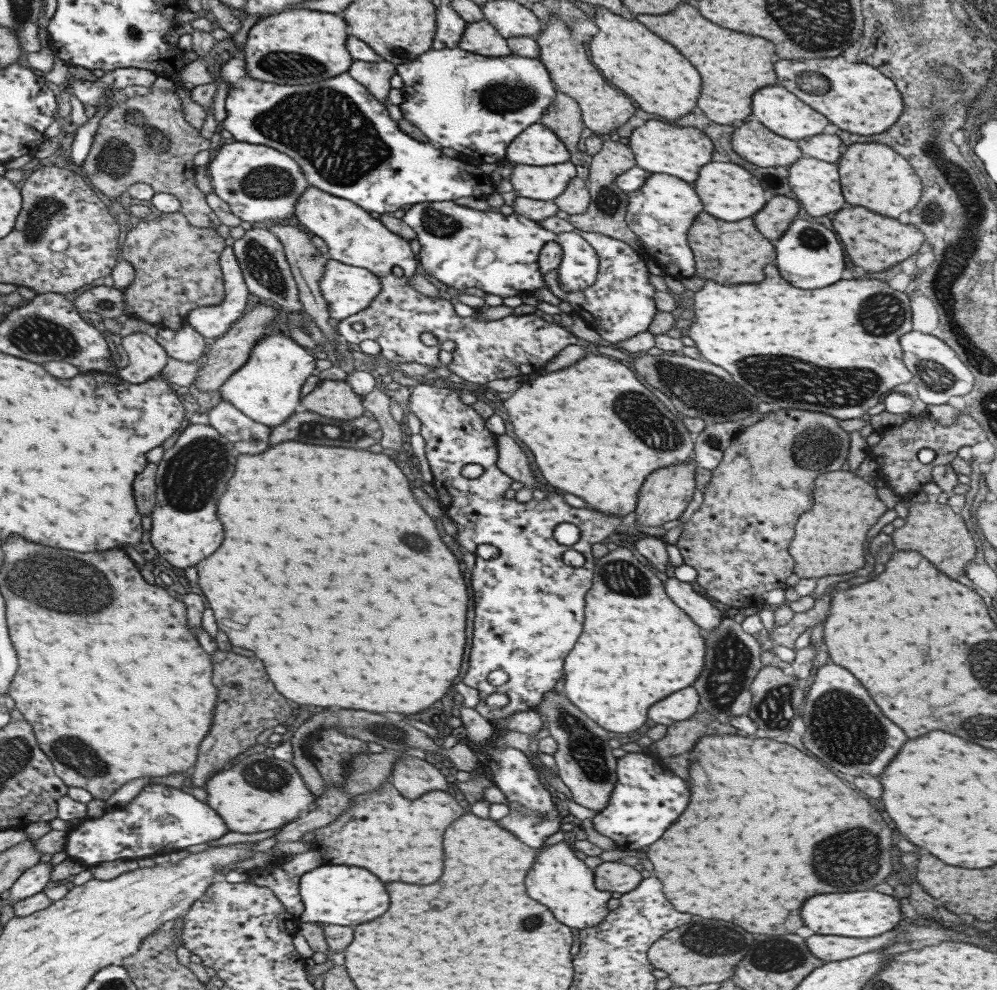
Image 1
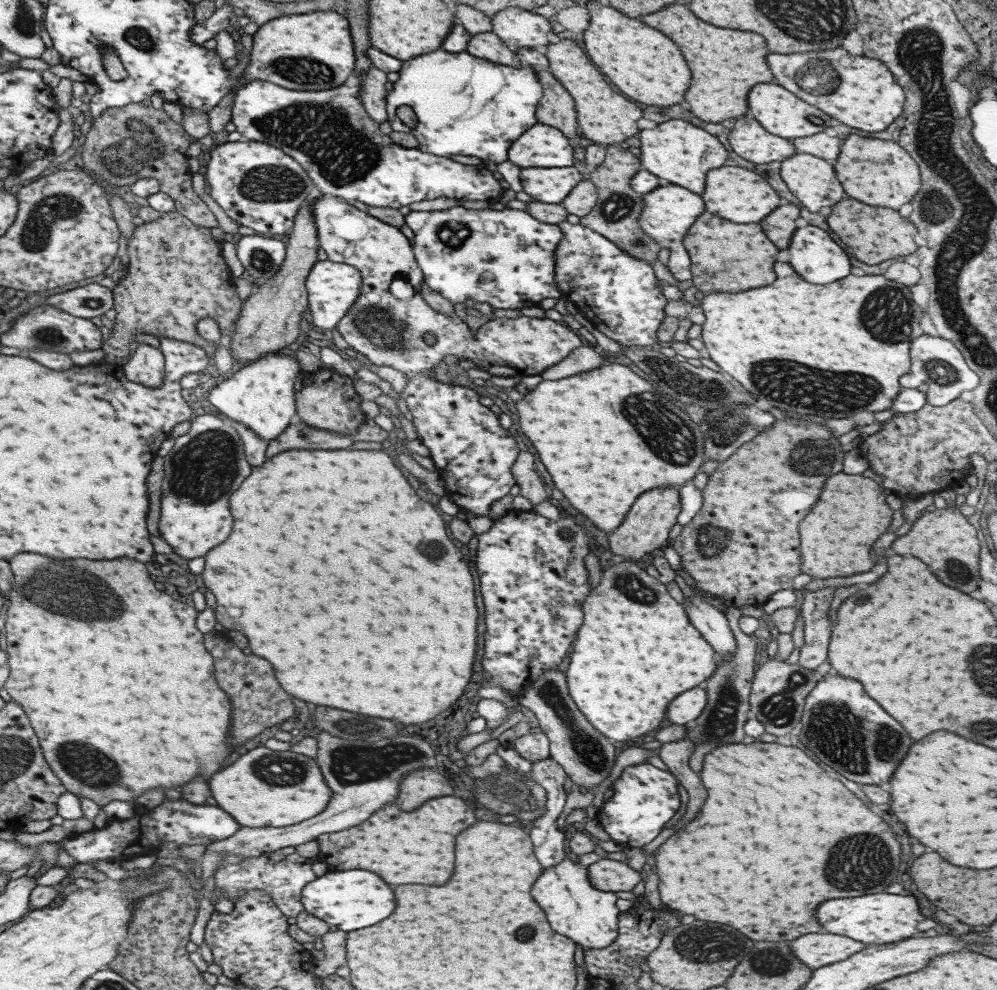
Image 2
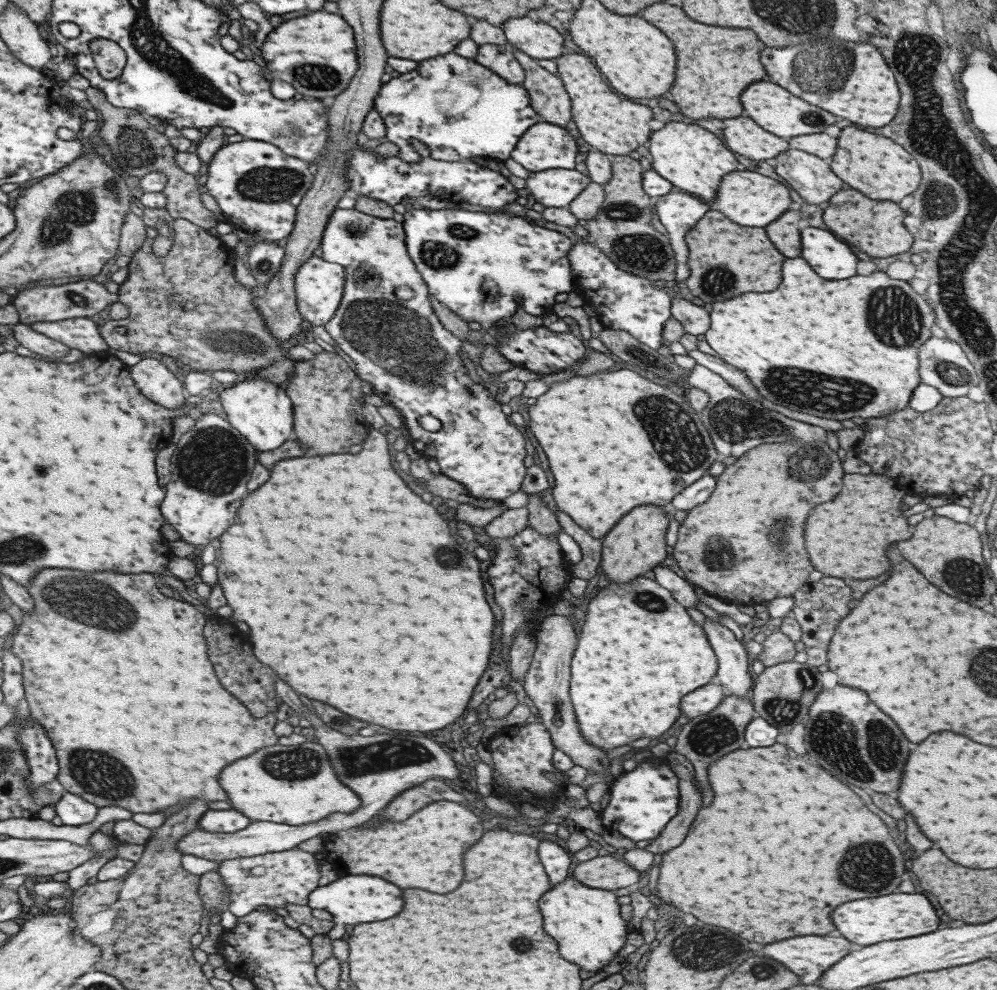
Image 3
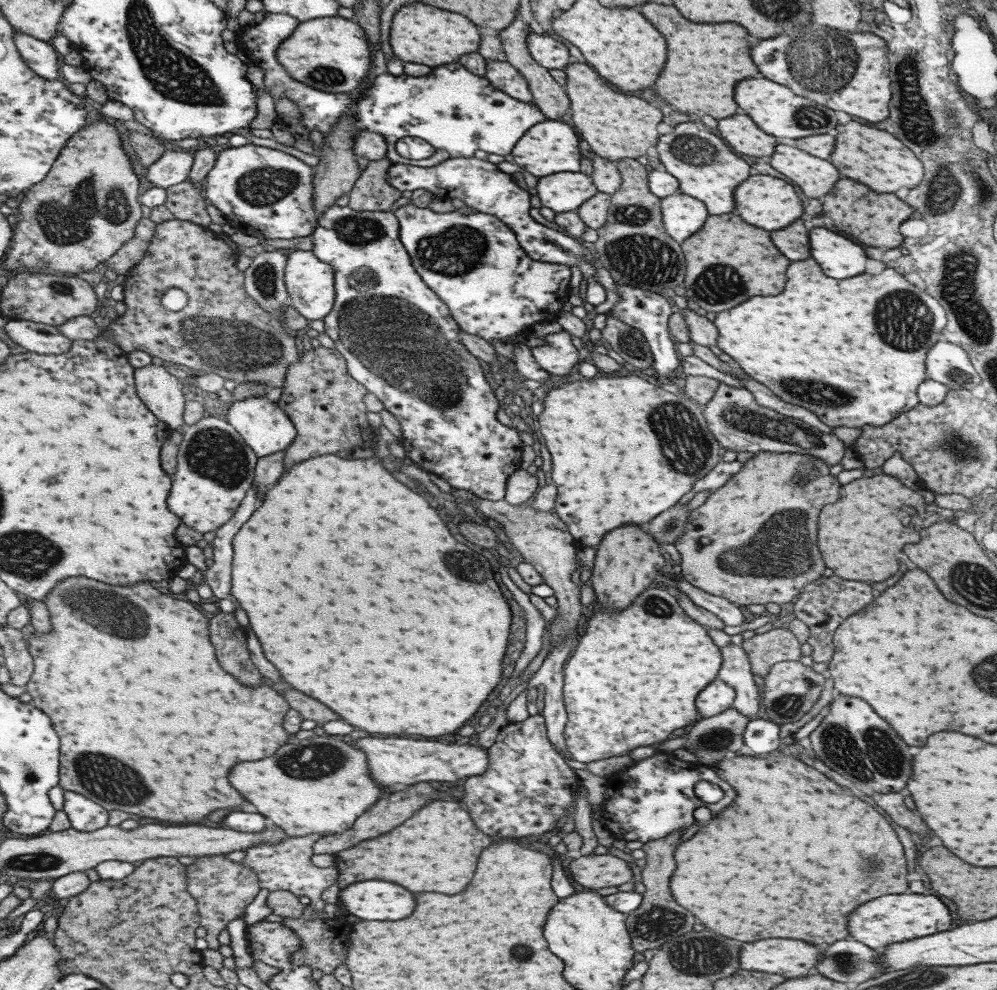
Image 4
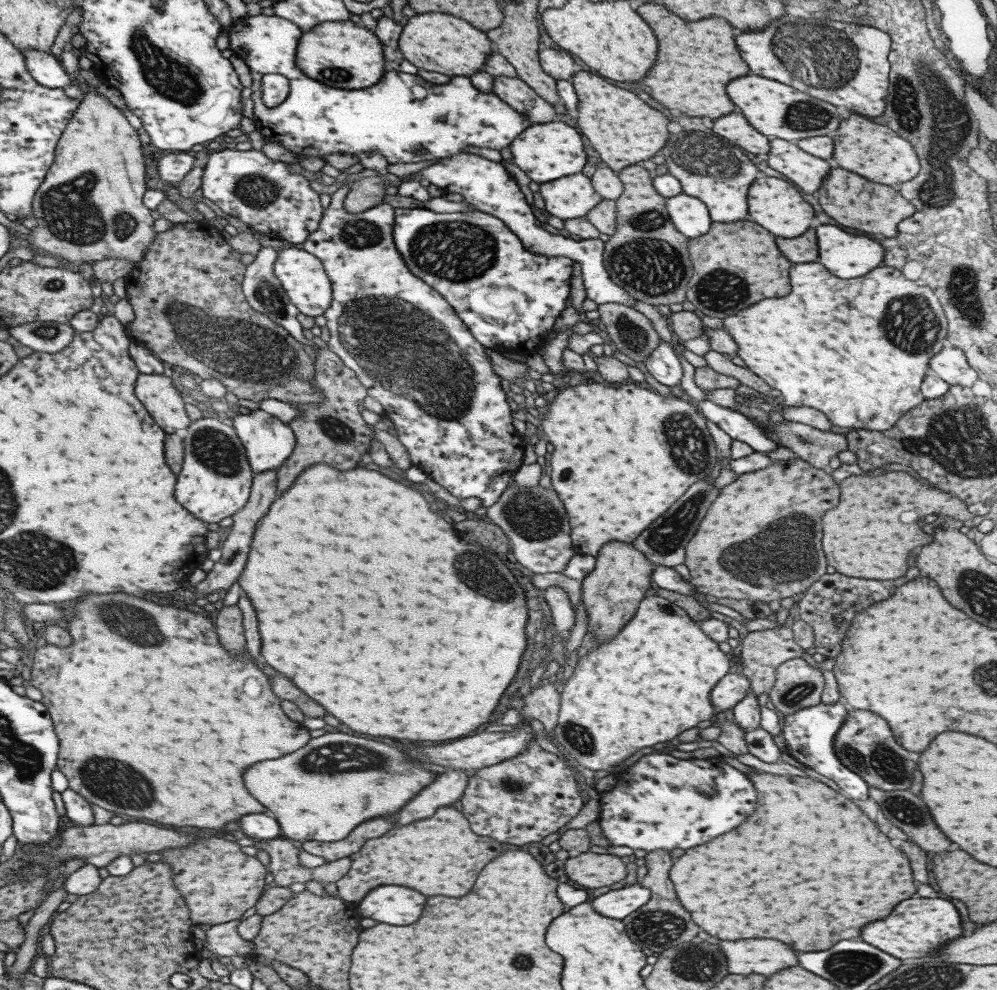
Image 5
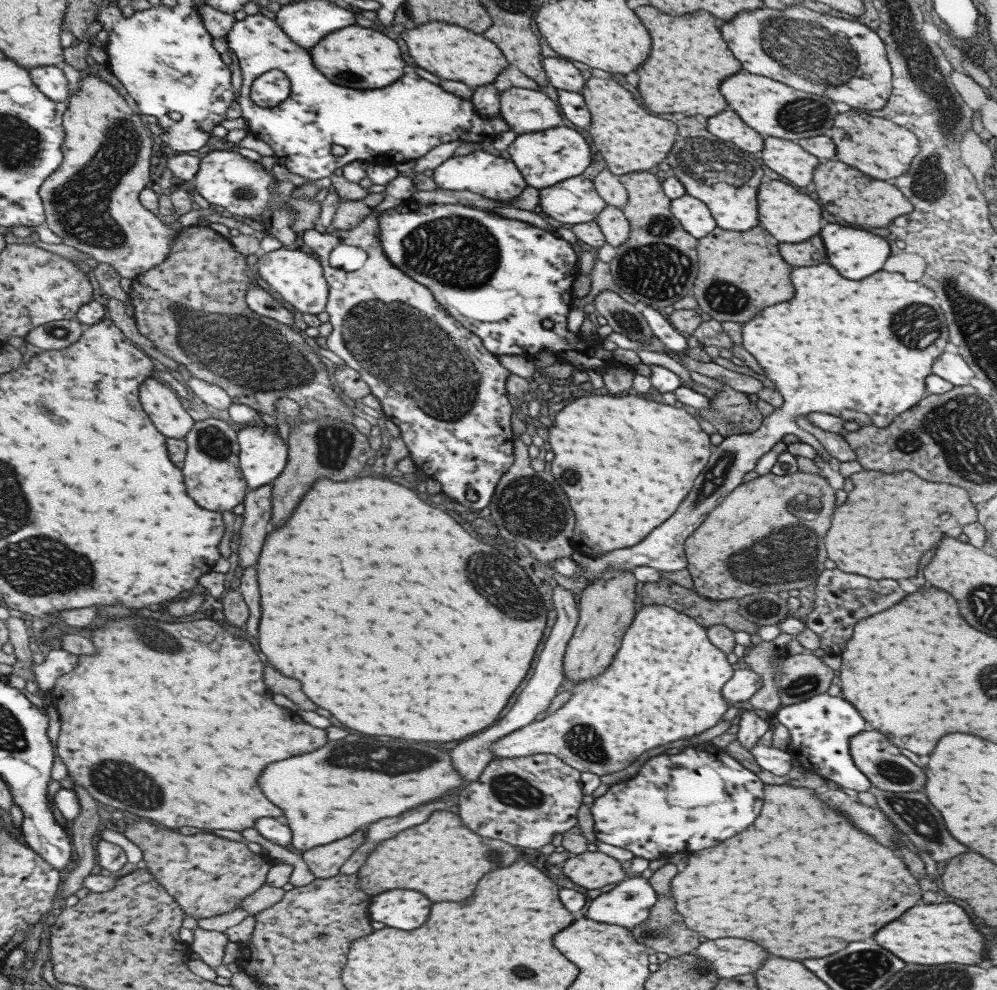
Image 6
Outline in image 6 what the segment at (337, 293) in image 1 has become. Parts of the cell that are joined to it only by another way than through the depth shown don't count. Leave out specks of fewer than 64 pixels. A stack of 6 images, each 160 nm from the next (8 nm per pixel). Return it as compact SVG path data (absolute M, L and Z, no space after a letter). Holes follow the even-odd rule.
M281 246L271 252L260 252L256 260L258 274L287 304L293 306L297 314L317 315L323 312L328 295L328 286L322 275L320 261L311 257L310 252Z

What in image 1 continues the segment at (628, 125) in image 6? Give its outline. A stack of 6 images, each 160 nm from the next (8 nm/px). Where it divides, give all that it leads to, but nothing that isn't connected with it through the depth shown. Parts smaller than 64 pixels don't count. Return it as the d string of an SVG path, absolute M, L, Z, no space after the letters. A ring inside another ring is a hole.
M552 14L545 23L545 28L533 37L538 44L538 59L548 72L550 81L557 91L578 104L582 124L593 134L598 136L614 132L633 116L635 109L631 106L631 100L605 82L604 76L587 60L583 43L572 38L567 22Z

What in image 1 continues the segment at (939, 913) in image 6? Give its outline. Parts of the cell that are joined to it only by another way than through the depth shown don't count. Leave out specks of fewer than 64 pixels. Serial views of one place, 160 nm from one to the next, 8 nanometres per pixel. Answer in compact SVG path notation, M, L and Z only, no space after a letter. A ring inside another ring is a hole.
M871 890L861 892L839 892L839 894L821 894L811 896L801 906L801 920L803 924L815 934L833 934L850 938L873 938L893 930L899 922L898 900L893 896L885 896Z

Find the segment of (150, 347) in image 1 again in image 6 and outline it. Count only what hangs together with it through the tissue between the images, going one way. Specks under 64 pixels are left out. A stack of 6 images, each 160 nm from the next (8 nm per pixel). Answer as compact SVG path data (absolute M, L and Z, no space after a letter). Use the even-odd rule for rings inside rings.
M151 376L138 390L141 408L151 418L153 426L167 438L182 439L194 420L185 412L174 391Z

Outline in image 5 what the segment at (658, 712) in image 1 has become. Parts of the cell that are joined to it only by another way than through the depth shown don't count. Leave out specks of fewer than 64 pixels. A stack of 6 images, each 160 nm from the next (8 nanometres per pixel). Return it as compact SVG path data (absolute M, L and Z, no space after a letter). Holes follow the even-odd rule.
M727 673L709 692L709 700L717 713L737 704L750 689L749 681L740 673Z

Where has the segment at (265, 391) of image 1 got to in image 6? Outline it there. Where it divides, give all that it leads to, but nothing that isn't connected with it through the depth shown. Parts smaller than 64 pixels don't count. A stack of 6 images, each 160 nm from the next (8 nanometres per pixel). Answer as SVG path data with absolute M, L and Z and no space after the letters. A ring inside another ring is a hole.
M249 425L237 429L238 463L249 490L269 484L287 460L285 442L272 425Z

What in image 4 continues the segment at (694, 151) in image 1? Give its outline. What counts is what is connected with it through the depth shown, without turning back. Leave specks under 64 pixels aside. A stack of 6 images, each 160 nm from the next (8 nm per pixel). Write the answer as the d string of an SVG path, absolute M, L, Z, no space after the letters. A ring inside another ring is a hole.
M683 122L683 124L677 124L673 127L673 131L668 134L659 135L655 146L657 154L659 155L659 162L664 166L664 171L667 174L677 179L679 192L692 196L694 199L700 200L707 210L707 214L725 214L725 212L731 212L733 210L733 188L745 180L749 176L749 166L745 164L739 154L733 153L729 145L719 137L716 133L706 129L701 124L693 124L693 122ZM689 154L711 154L709 160L701 162L701 164L691 164L689 162Z

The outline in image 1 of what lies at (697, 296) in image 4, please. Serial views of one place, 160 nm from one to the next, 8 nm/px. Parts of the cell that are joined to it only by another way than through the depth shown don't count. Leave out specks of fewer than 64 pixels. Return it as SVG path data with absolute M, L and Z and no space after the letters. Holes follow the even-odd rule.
M699 212L691 223L686 236L689 248L693 250L695 272L694 276L709 278L719 284L751 284L761 282L763 272L761 268L775 258L773 246L765 240L753 226L751 218L737 220L737 224L727 224L717 220L705 212Z

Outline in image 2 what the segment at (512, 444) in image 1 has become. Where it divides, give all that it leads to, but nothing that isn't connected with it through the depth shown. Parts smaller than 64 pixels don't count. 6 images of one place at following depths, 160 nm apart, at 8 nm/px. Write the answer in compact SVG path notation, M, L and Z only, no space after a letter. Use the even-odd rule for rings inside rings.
M519 452L512 462L509 471L515 484L519 487L519 494L527 498L532 505L530 513L537 514L533 507L543 500L551 500L547 488L543 482L539 482L539 476L533 470L533 456L529 452Z

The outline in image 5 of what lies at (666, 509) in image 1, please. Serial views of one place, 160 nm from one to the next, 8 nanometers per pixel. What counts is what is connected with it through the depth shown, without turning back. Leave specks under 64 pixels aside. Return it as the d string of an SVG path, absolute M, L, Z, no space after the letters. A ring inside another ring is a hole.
M617 541L605 543L594 555L594 567L580 581L580 598L589 618L586 632L595 634L595 642L613 638L621 630L621 626L633 616L638 602L649 588L650 574L654 567L631 544Z

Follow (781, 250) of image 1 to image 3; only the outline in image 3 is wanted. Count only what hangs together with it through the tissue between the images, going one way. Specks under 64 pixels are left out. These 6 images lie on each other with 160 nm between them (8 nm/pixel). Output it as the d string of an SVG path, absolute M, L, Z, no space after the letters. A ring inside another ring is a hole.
M801 230L801 258L825 280L843 280L855 274L855 254L827 230Z

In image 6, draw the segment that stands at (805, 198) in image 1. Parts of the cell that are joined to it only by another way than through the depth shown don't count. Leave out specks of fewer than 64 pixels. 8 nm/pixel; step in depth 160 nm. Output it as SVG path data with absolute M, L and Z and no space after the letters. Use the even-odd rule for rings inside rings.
M764 137L763 148L757 154L762 160L763 167L787 178L795 186L807 186L811 182L811 174L819 160L807 154L794 141L773 137Z

